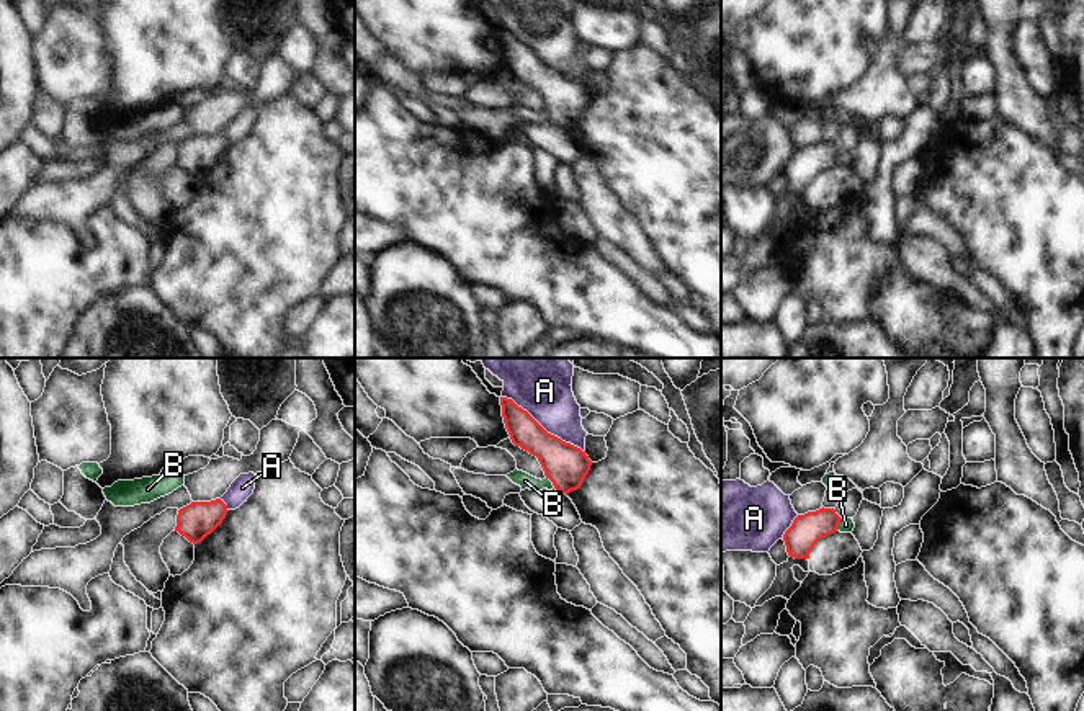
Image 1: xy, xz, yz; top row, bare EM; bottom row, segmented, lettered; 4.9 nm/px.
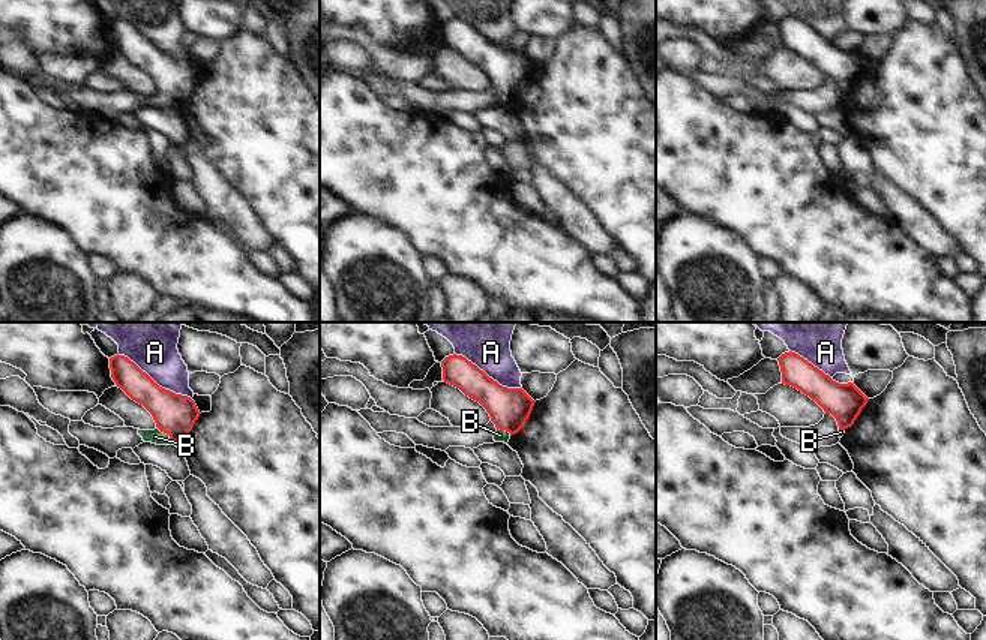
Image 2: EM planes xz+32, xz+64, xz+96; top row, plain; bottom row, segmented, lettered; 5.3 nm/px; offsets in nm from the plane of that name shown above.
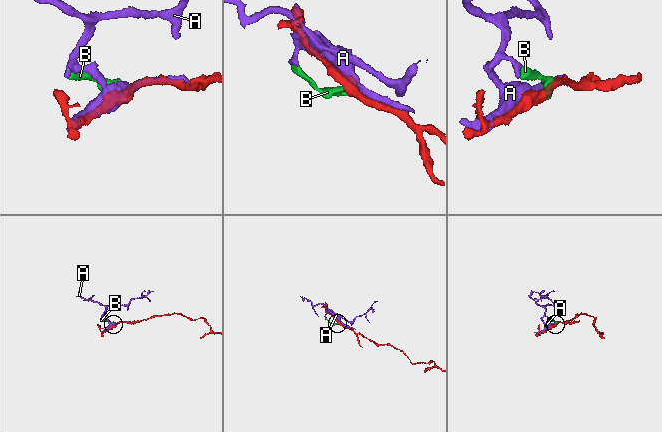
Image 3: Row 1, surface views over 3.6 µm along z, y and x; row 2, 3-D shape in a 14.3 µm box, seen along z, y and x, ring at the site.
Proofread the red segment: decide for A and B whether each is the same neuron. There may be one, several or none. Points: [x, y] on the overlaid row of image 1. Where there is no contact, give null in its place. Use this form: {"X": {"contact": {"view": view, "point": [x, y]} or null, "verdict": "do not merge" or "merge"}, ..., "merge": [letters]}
{"A": {"contact": {"view": "xz", "point": [542, 427]}, "verdict": "do not merge"}, "B": {"contact": {"view": "xz", "point": [553, 484]}, "verdict": "merge"}, "merge": ["B"]}

